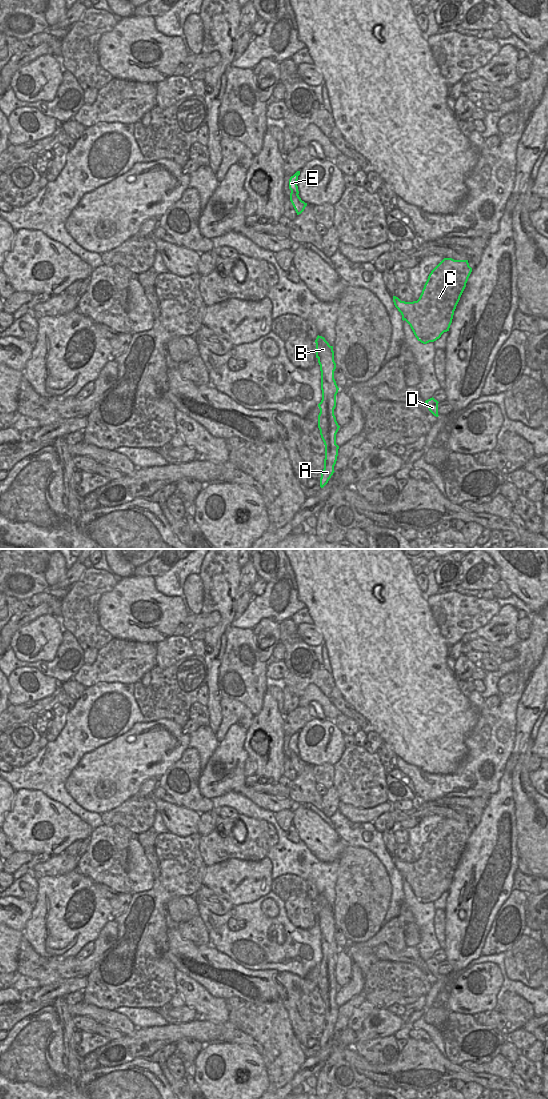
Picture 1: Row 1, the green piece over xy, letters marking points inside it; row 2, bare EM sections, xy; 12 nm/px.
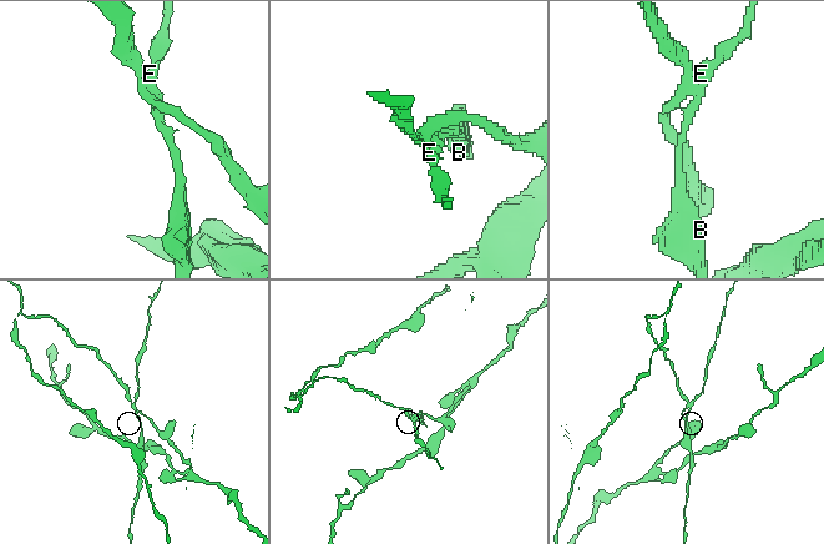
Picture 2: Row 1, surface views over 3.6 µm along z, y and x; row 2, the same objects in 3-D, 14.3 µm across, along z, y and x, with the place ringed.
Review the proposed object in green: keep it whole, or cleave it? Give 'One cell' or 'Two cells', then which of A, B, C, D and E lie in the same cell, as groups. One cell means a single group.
Two cells. Groups: A B / C D E.

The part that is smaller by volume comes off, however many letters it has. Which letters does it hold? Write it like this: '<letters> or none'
A, B

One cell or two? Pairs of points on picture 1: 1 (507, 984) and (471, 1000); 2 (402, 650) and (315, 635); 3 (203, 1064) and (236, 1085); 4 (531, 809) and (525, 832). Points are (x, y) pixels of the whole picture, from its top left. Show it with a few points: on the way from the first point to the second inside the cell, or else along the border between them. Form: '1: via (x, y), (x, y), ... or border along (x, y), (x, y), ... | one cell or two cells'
1: border along (495, 964), (502, 977), (499, 991) | two cells
2: border along (313, 623), (320, 631), (324, 642) | two cells
3: via (205, 1074), (214, 1081), (226, 1081) | one cell
4: via (531, 815), (531, 826) | one cell

